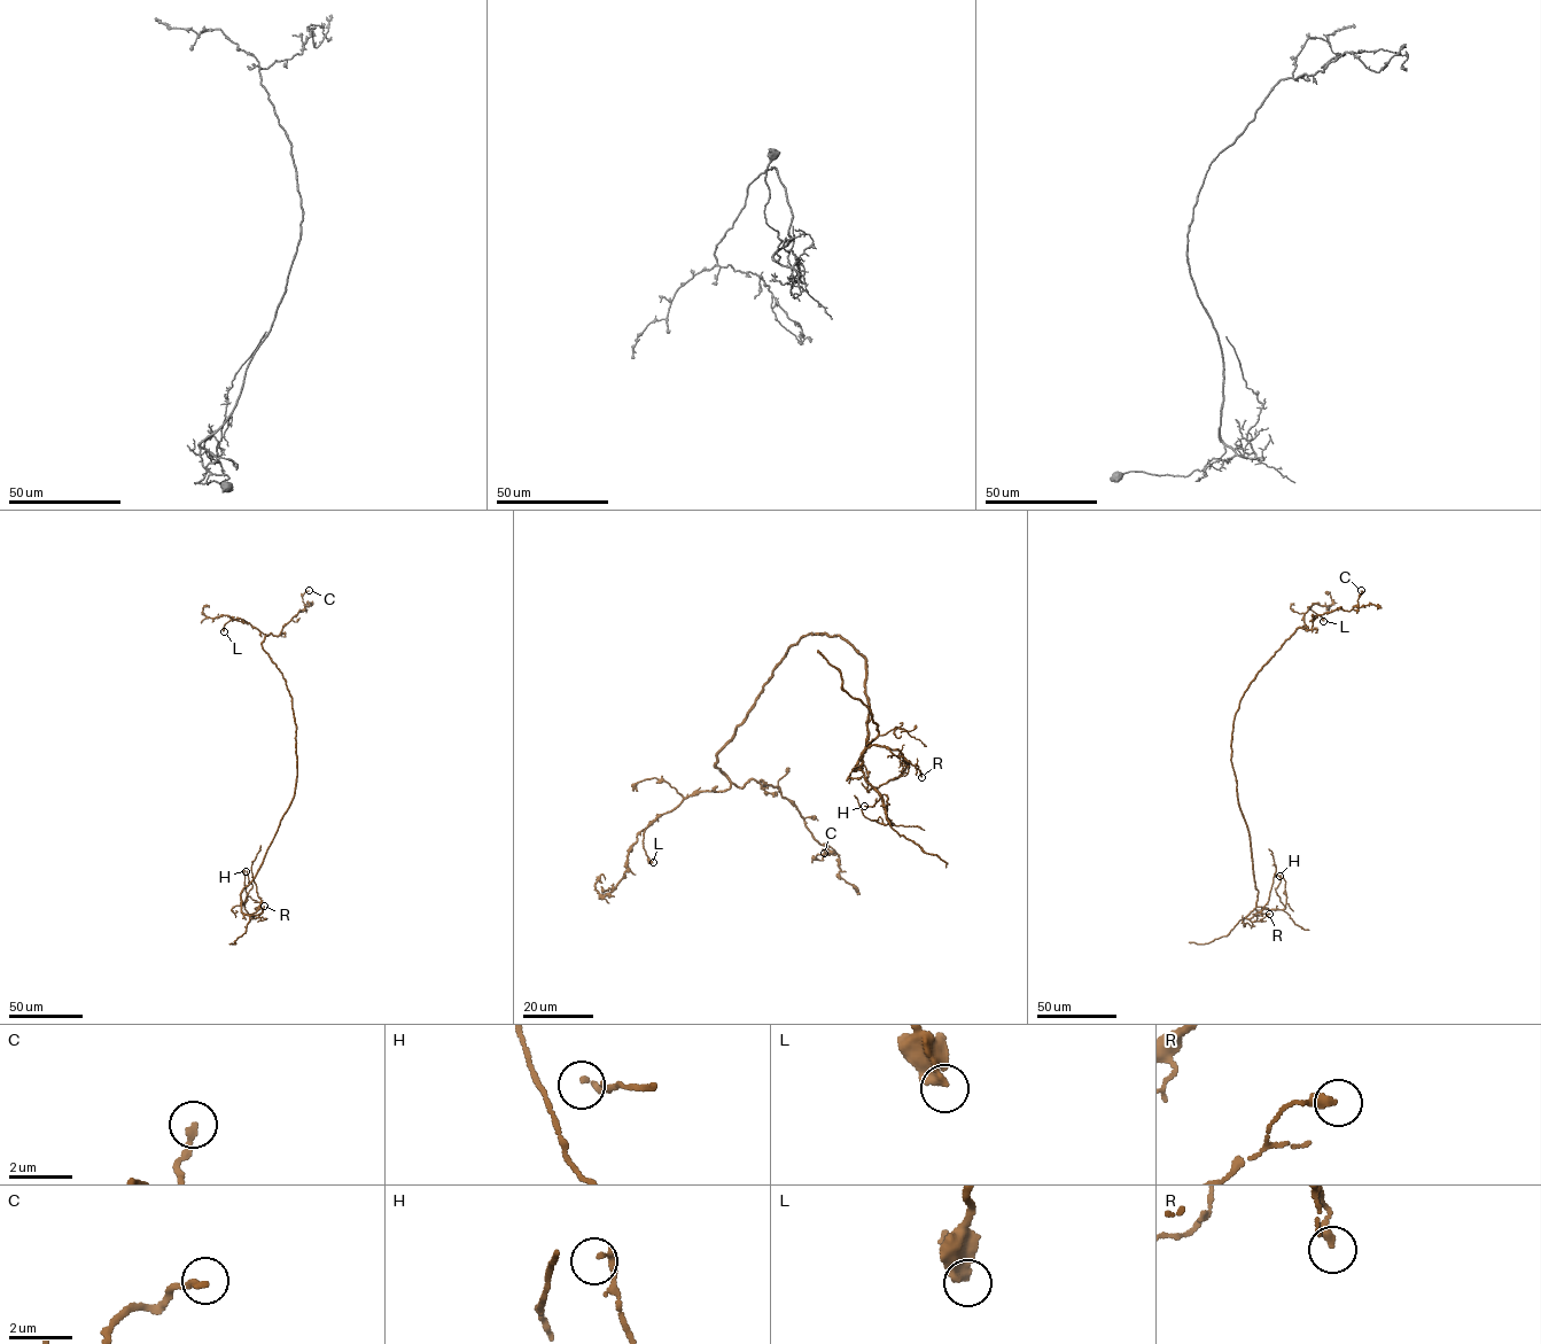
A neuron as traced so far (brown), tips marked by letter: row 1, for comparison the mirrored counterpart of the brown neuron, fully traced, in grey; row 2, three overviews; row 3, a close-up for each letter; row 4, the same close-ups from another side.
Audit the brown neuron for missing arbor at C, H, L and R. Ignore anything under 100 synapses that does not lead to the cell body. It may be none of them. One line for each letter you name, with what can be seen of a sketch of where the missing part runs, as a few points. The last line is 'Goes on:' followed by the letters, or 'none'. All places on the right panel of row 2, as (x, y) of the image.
Goes on: none

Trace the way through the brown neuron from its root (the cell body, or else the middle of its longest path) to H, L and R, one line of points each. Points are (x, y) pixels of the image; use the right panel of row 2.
H: (1232, 766), (1238, 803), (1250, 841), (1258, 906), (1285, 907), (1276, 891), (1279, 876)
L: (1232, 766), (1232, 722), (1244, 692), (1296, 630), (1305, 628), (1304, 619), (1307, 607), (1323, 621)
R: (1232, 766), (1258, 891), (1255, 907), (1245, 918), (1261, 922), (1269, 914)

